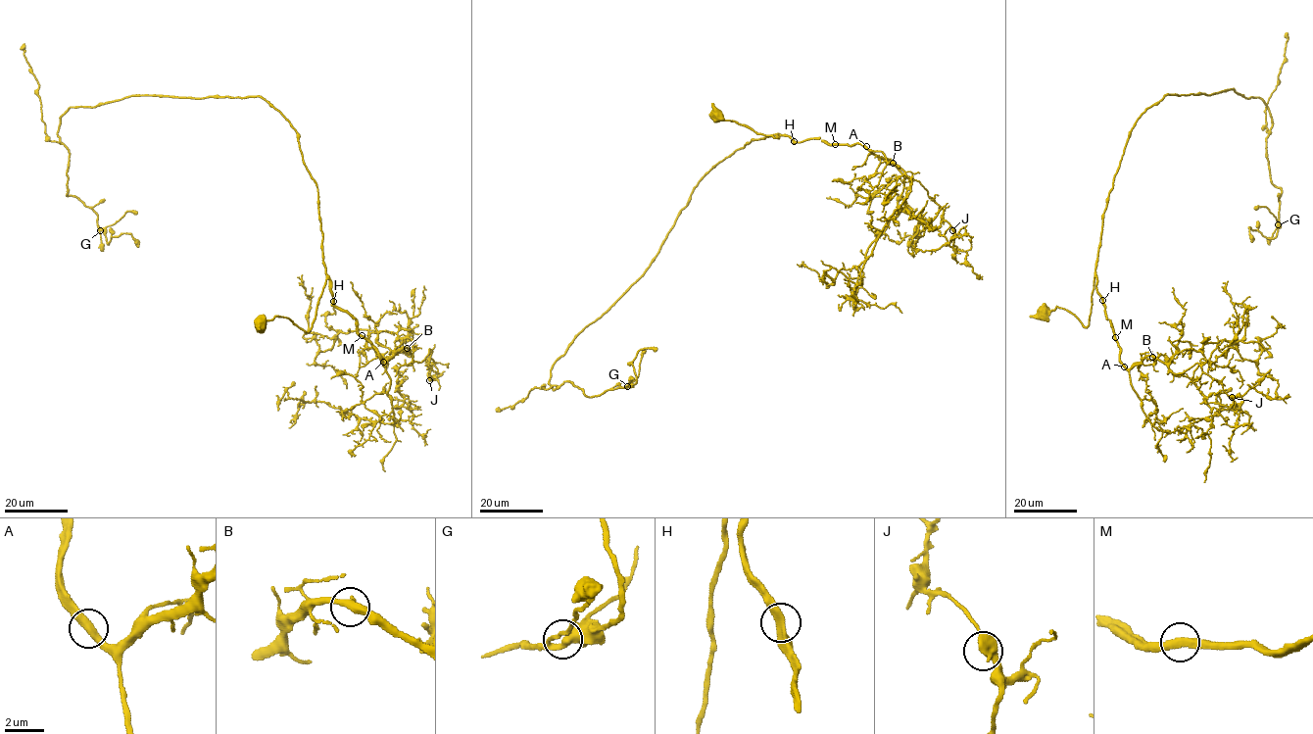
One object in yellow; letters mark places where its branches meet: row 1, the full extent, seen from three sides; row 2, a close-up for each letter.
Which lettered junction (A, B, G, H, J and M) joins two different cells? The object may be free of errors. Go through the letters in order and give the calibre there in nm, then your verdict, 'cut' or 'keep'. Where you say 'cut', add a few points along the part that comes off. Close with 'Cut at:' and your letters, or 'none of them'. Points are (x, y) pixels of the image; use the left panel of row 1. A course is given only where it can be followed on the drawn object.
A: calibre 440 nm; keep
B: calibre 420 nm; keep
G: calibre 440 nm; keep
H: calibre 440 nm; keep
J: calibre 480 nm; keep
M: calibre 440 nm; keep
Cut at: none of them

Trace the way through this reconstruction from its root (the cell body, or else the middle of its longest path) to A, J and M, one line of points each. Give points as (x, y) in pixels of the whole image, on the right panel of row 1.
A: (1043, 312), (1042, 315), (1061, 308), (1087, 327), (1094, 276), (1096, 292), (1105, 306), (1124, 366)
J: (1043, 312), (1061, 308), (1087, 327), (1094, 276), (1120, 363), (1152, 356), (1178, 374), (1197, 363), (1232, 397)
M: (1043, 312), (1042, 315), (1061, 308), (1087, 327), (1094, 276), (1096, 292), (1105, 306), (1115, 337)

